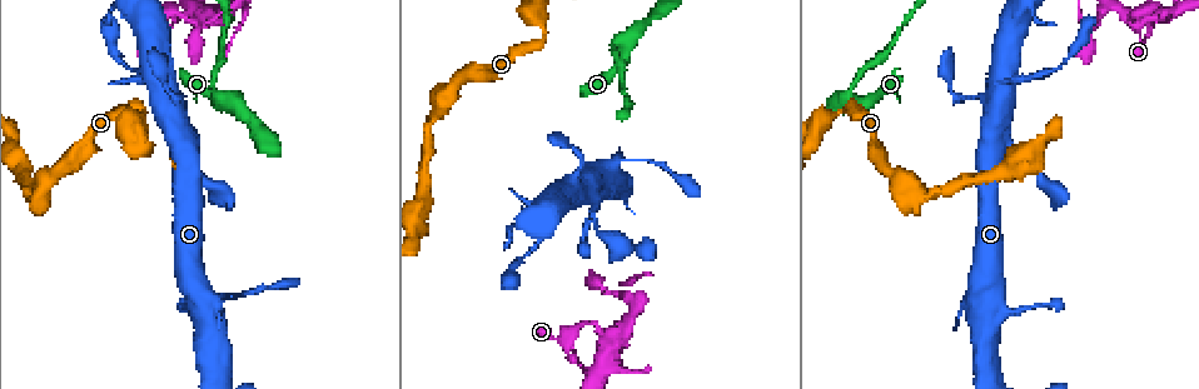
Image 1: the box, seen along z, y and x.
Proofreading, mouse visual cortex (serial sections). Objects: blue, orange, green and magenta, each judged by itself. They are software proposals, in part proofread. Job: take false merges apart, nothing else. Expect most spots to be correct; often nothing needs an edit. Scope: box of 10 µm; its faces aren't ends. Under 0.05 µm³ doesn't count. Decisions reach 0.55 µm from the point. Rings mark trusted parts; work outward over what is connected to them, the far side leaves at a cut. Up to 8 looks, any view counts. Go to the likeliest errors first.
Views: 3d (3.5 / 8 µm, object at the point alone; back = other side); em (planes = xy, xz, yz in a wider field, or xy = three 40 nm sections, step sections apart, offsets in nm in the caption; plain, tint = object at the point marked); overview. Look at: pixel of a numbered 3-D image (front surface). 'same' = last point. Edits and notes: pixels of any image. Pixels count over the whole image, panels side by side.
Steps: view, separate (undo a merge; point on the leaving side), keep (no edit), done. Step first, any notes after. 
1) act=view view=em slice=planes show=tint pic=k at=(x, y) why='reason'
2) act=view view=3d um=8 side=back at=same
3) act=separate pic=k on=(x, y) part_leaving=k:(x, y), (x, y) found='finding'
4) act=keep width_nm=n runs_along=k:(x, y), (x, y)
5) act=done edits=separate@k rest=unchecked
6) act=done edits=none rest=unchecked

act=view view=3d um=3.5 pic=1 at=(623, 40)

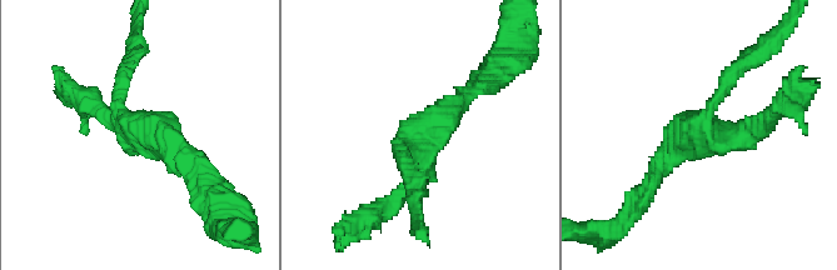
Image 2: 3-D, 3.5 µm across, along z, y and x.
act=view view=em slice=planes show=tint pic=2 at=(138, 134) arms=3 arm_widths_nm=200,200,250

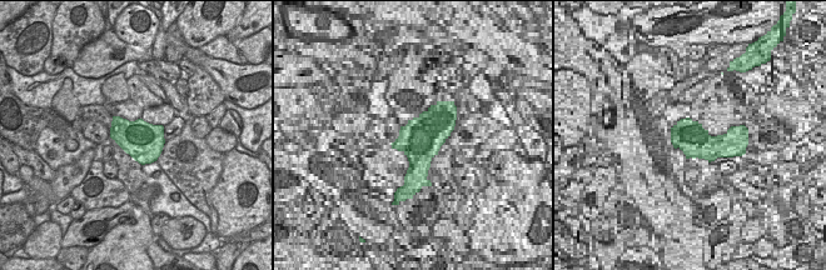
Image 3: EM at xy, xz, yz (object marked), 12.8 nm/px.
act=view view=em slice=xy step=5 show=tint at=same why='another direction'

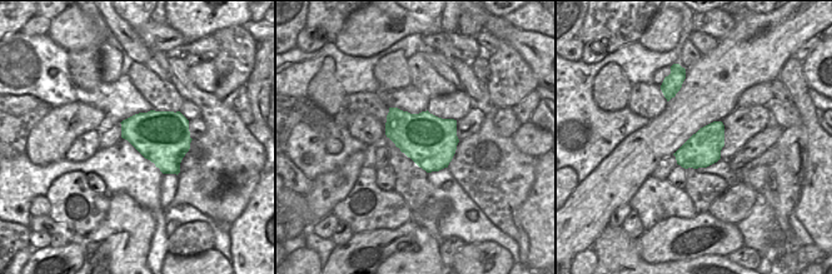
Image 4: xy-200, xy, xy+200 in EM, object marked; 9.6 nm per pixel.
act=keep runs_along=2:(394, 199), (478, 88) found='one cell here'

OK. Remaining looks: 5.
act=view view=3d um=3.5 side=back pic=1 at=(203, 28) why='sudden change in width'

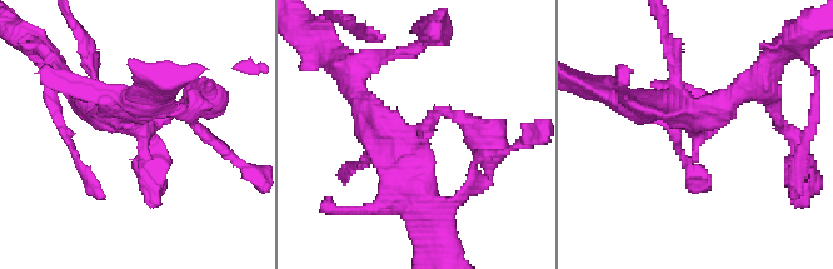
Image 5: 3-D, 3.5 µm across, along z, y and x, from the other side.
act=view view=em slice=xy step=2 show=tint pic=5 at=(418, 134) arms=4 arm_widths_nm=150,200,250,400

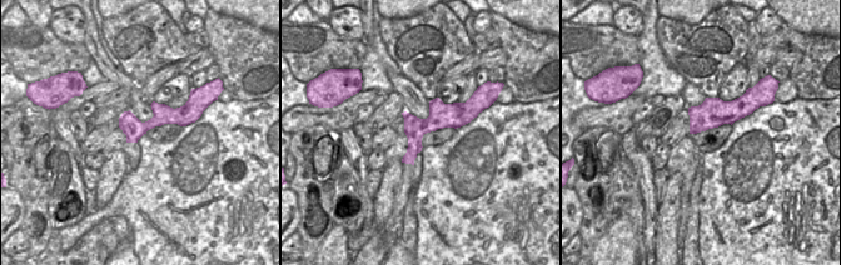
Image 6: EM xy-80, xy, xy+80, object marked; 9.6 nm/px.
act=keep runs_along=5:(425, 202), (409, 147), (440, 111), (479, 134) found='continuous, no second cell'

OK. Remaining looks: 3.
act=view view=3d um=3.5 pic=1 at=(145, 110) why='sharp bend'

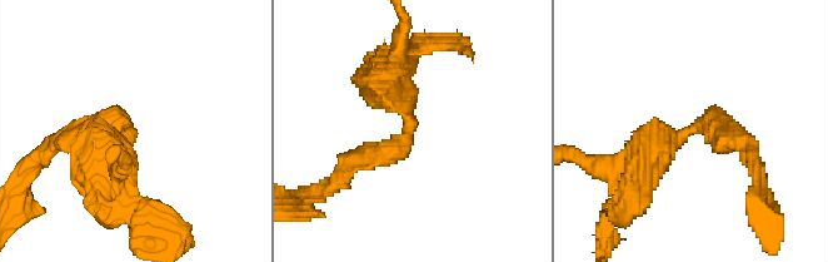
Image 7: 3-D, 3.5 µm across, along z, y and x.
act=view view=em slice=xy step=2 show=tint pic=7 at=(409, 126) arm_widths_nm=250,500

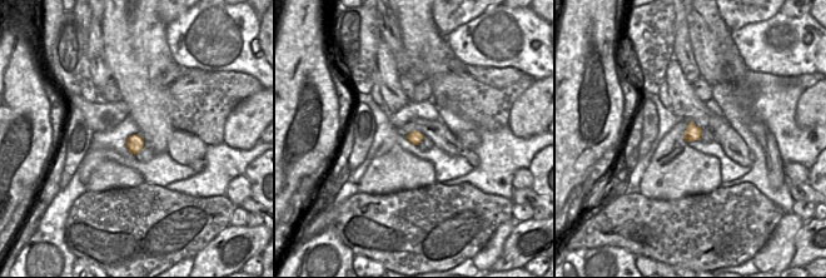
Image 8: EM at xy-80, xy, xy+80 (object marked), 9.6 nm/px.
act=keep runs_along=7:(728, 139), (702, 123), (638, 184) found='all the same cell'

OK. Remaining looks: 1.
act=done edits=none rest=unchecked

